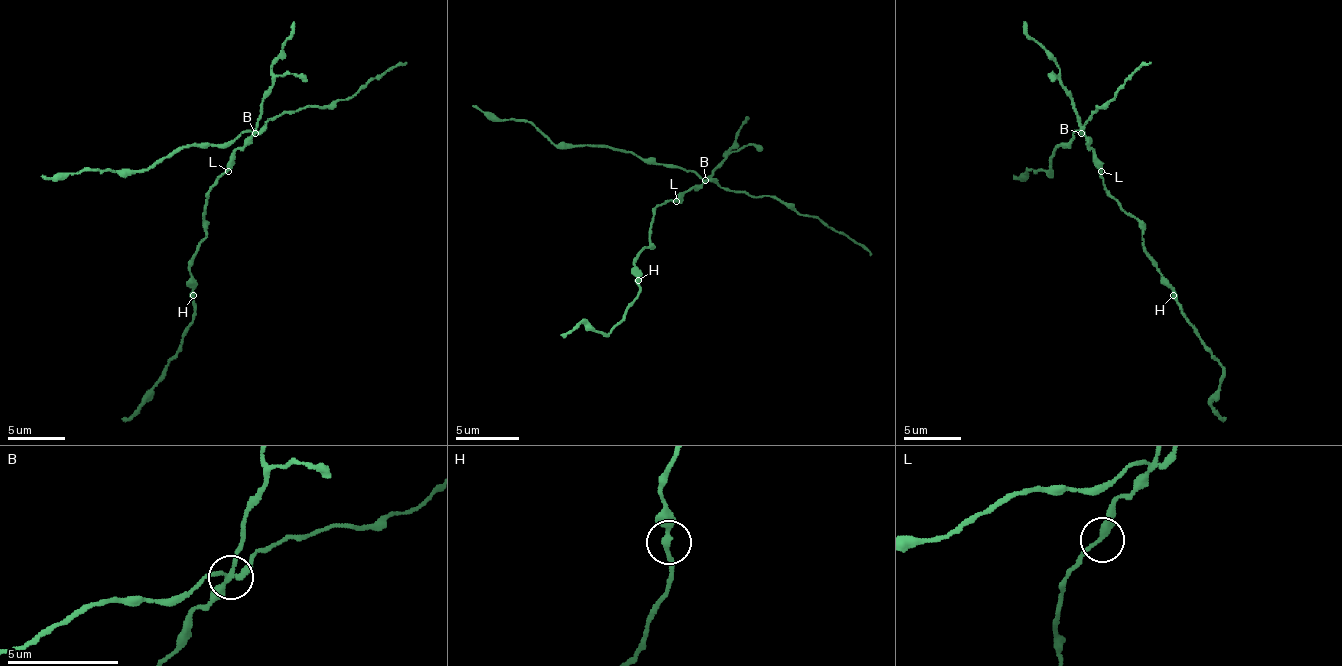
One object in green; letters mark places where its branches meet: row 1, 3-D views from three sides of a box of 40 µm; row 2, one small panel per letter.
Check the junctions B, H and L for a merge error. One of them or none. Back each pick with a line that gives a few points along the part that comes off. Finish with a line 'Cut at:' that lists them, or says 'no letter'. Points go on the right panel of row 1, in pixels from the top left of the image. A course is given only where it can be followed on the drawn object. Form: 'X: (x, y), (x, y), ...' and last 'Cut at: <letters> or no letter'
B: (1081, 133), (1078, 131), (1066, 145), (1052, 154), (1049, 171), (1029, 171), (1014, 177)
Cut at: B

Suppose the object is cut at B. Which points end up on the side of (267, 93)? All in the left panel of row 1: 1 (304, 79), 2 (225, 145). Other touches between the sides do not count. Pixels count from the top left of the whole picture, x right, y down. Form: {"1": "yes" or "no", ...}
{"1": "yes", "2": "no"}

